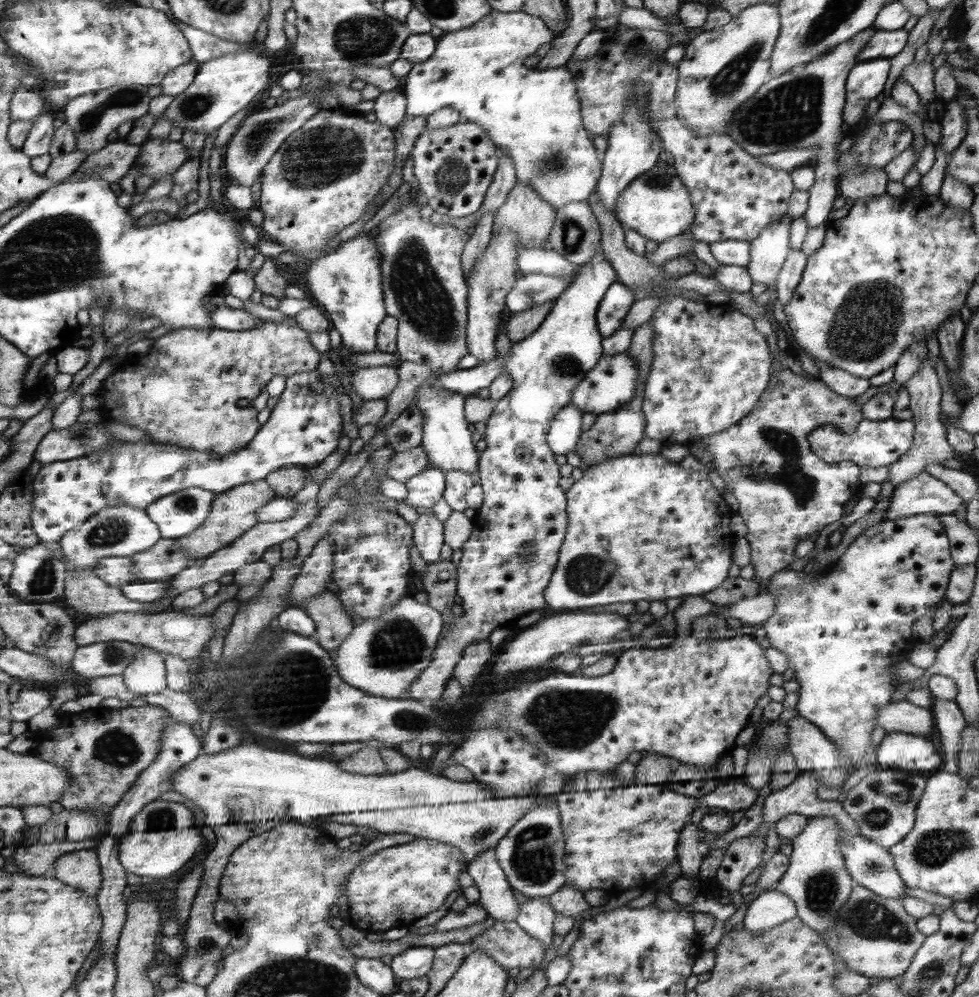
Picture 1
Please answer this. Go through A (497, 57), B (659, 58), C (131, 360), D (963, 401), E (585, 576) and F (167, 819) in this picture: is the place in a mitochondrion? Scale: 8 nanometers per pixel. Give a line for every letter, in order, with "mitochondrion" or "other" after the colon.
A: other
B: other
C: other
D: other
E: mitochondrion
F: mitochondrion

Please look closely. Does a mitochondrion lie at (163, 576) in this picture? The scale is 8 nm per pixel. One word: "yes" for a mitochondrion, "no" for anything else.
no

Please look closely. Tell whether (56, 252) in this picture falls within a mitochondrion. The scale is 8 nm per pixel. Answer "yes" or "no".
yes

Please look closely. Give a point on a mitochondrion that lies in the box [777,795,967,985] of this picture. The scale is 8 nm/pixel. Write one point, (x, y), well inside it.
(870, 919)

